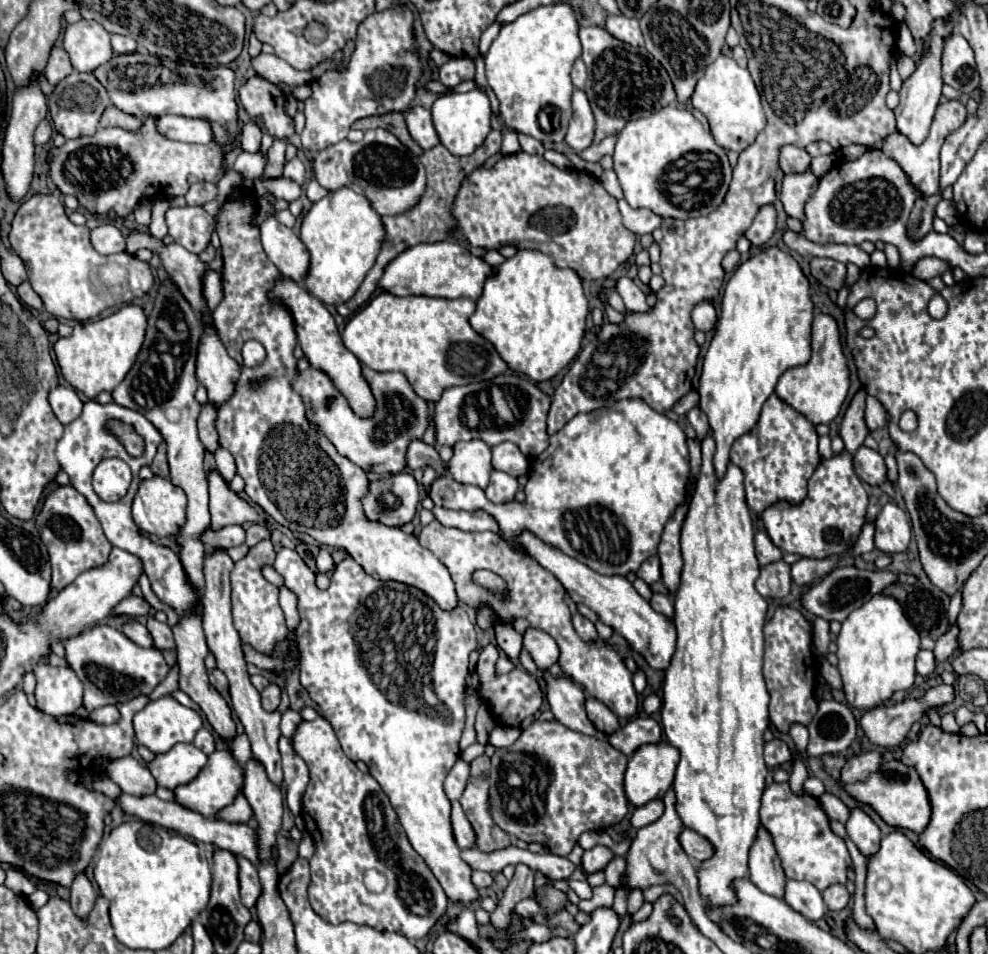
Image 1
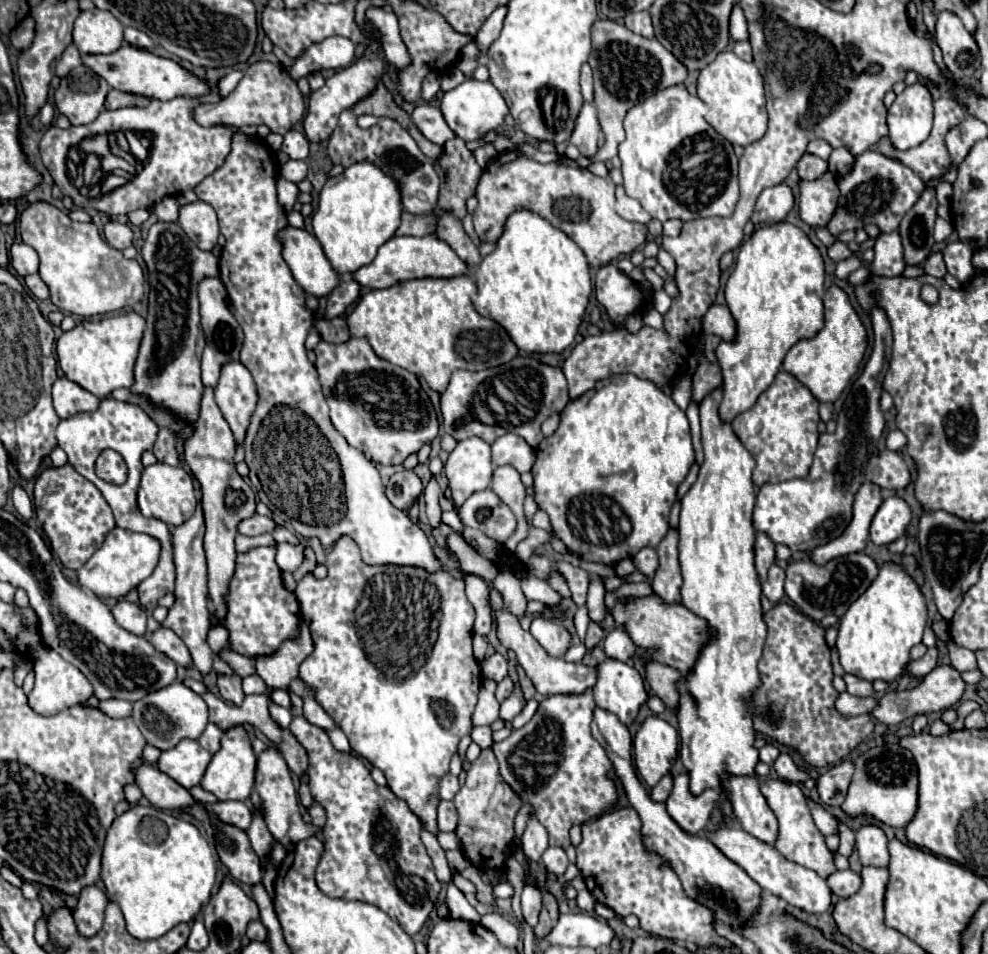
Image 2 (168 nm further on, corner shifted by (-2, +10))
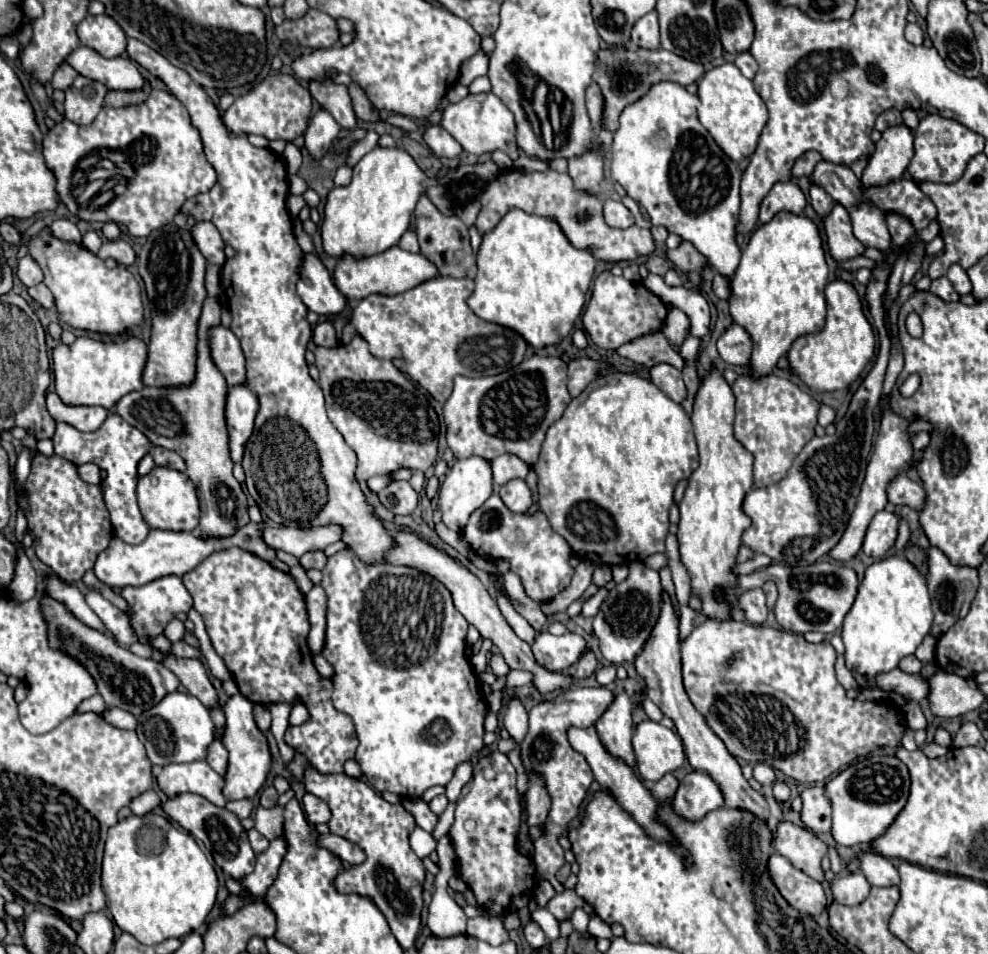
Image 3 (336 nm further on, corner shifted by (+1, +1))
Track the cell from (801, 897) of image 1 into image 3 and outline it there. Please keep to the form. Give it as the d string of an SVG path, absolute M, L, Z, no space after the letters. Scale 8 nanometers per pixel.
M771 855L769 871L779 893L791 903L791 907L811 917L817 917L825 909L827 899L821 883L793 867L783 855Z

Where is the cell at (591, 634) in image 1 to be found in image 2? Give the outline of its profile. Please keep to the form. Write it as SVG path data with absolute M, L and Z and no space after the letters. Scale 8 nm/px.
M590 622L590 624L588 624L588 632L586 632L586 640L584 640L586 648L592 650L592 648L602 640L602 636L604 636L604 632L602 632L602 628L598 626L598 622Z

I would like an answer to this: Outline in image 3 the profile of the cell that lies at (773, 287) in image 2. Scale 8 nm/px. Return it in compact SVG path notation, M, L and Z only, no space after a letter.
M779 211L769 223L761 225L749 239L739 269L733 277L733 293L729 299L731 317L753 339L751 369L755 377L775 369L791 343L805 333L821 331L825 319L825 285L827 261L823 239L817 225L803 215Z

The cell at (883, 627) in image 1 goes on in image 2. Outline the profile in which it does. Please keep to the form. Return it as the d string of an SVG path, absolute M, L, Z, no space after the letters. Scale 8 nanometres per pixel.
M884 564L884 566L880 566L880 572L878 572L876 580L870 584L870 588L840 618L838 640L836 640L840 664L848 674L854 674L862 680L892 682L904 674L904 670L910 662L910 648L922 642L922 632L924 632L926 624L928 624L928 612L926 612L926 604L924 604L922 592L916 586L916 582L900 566Z

